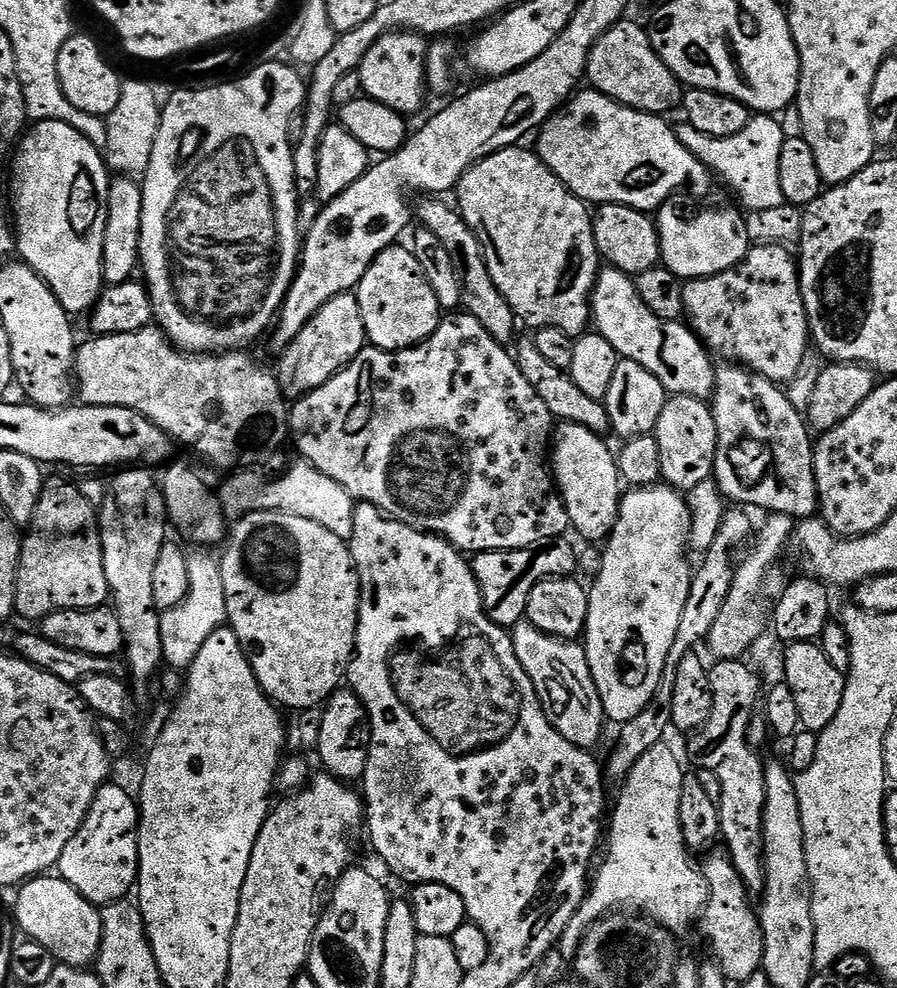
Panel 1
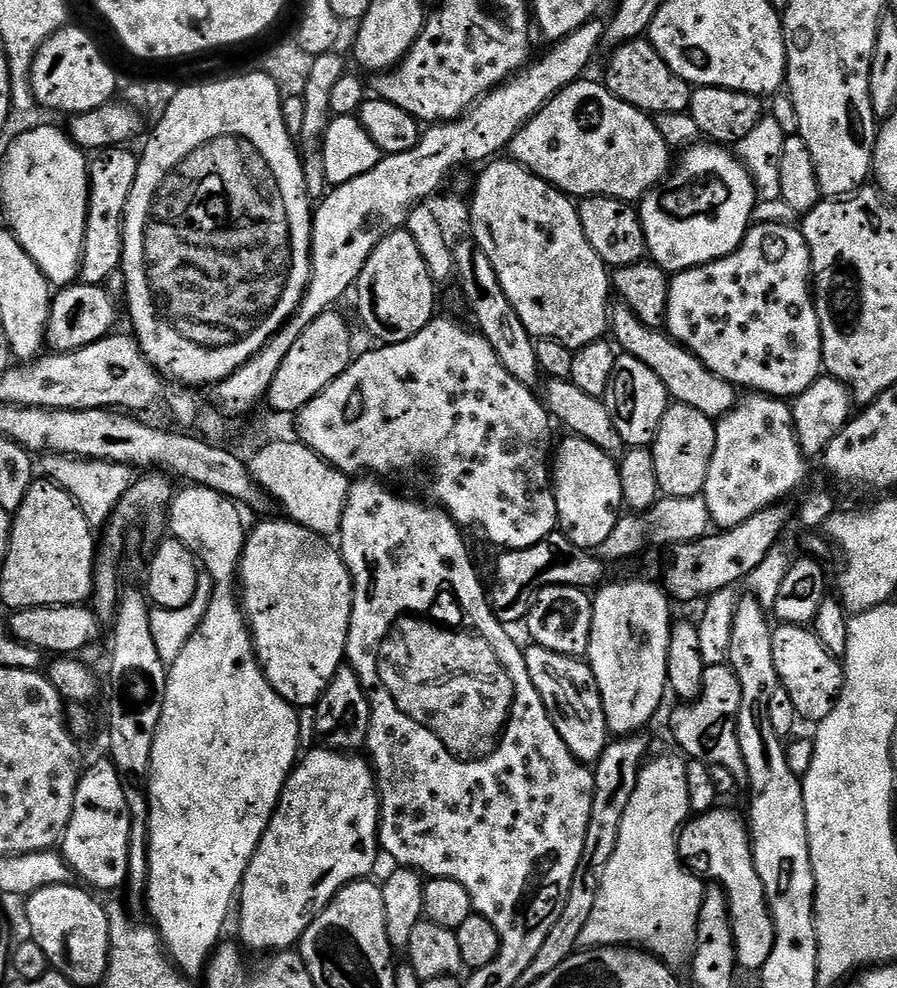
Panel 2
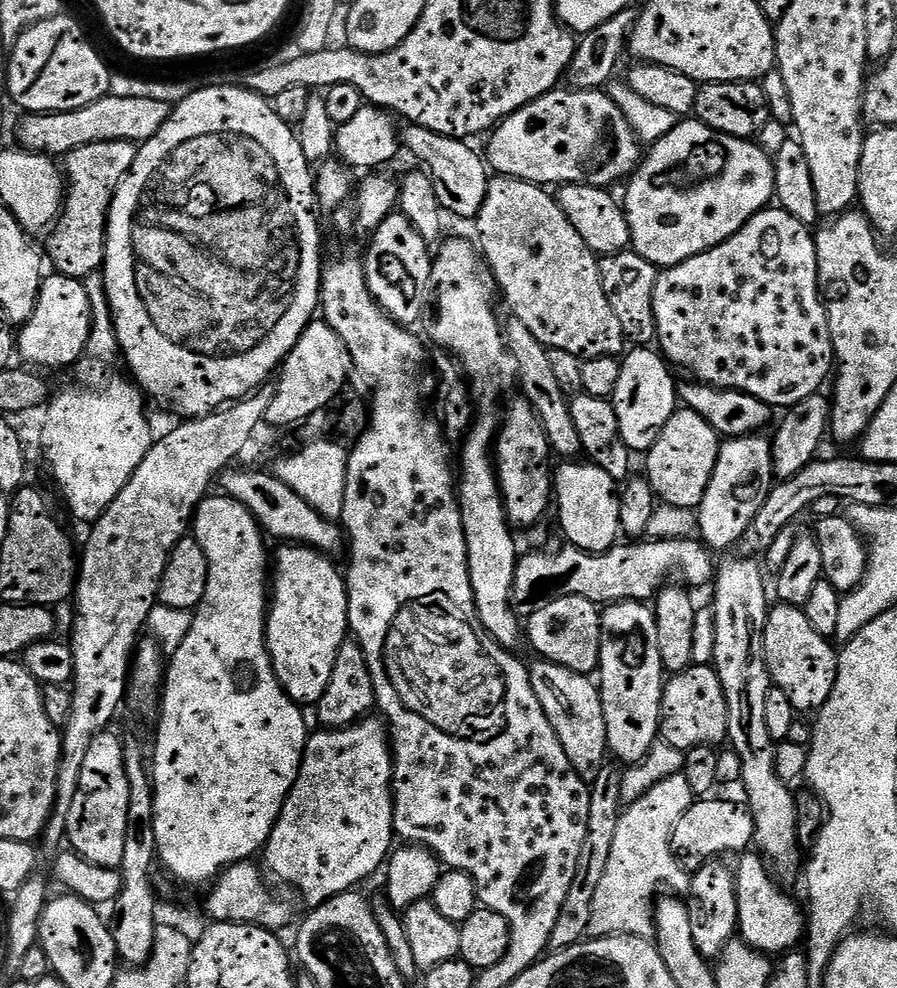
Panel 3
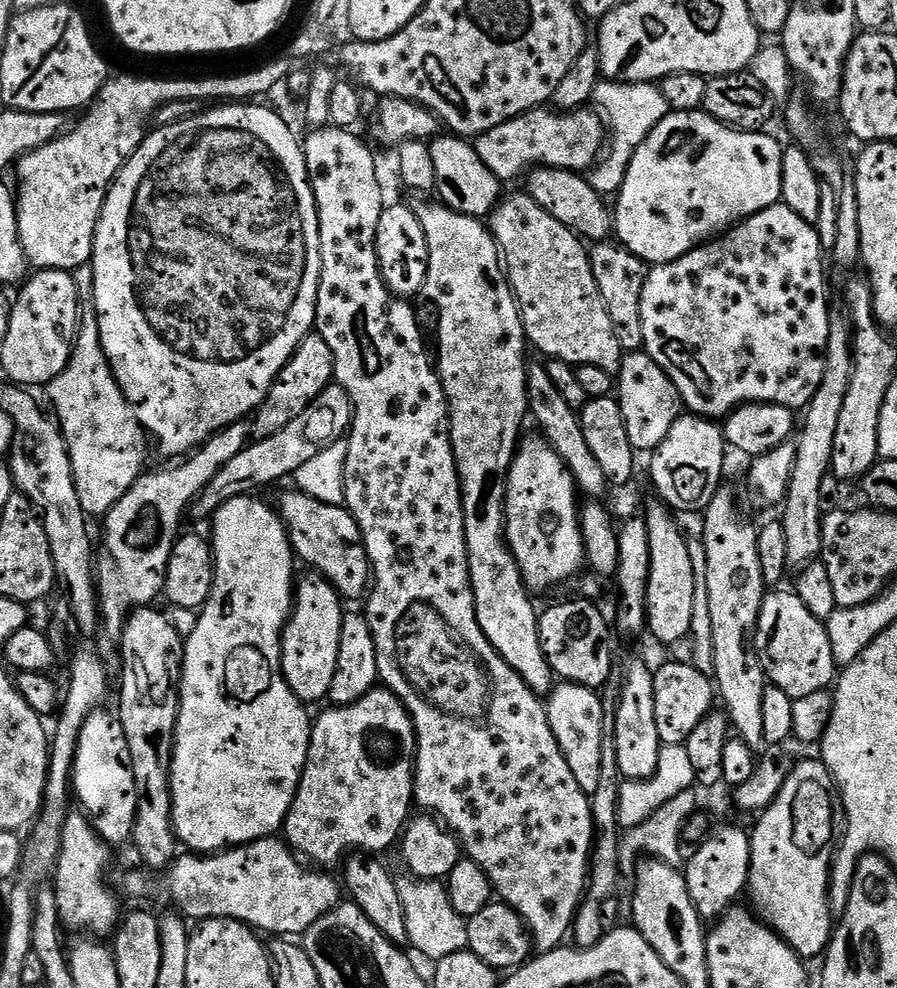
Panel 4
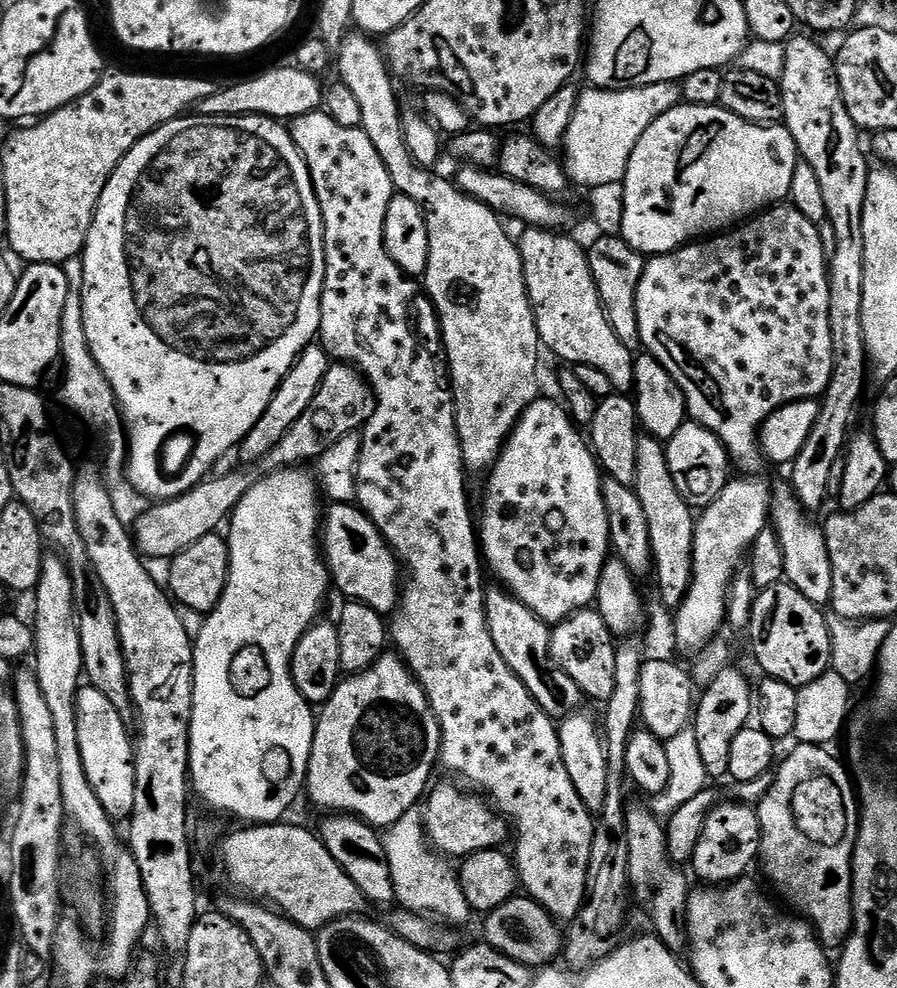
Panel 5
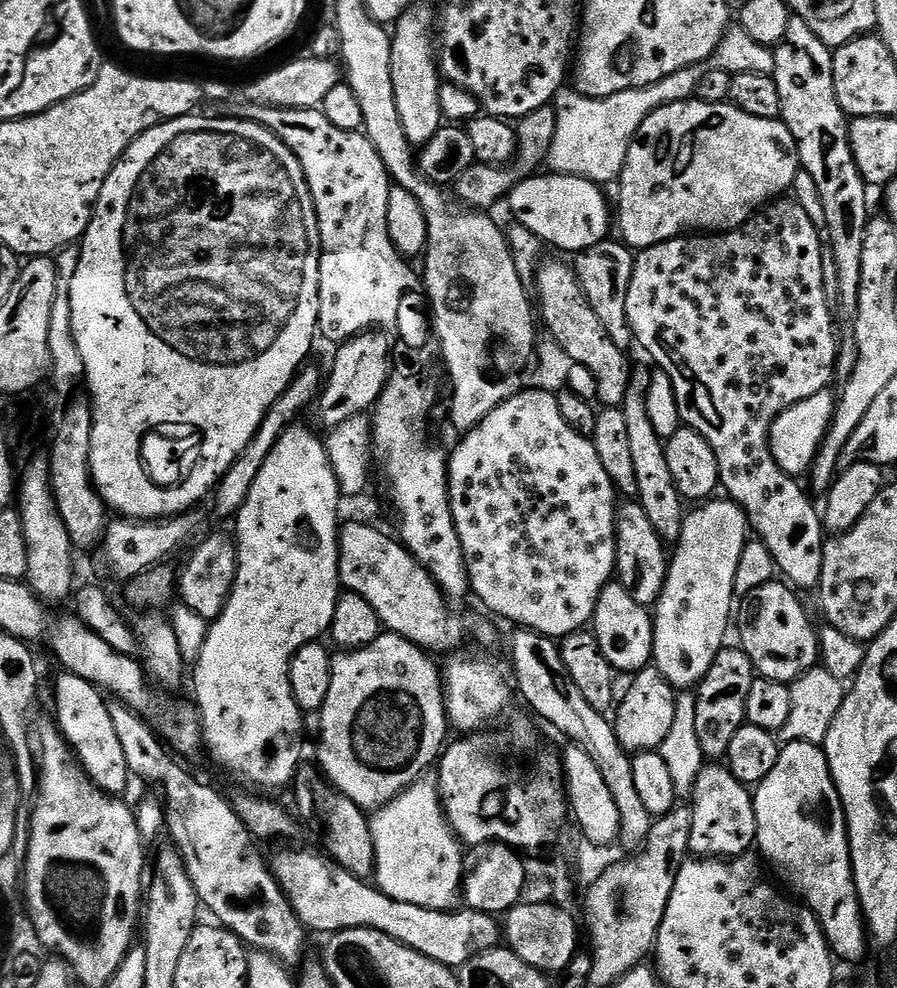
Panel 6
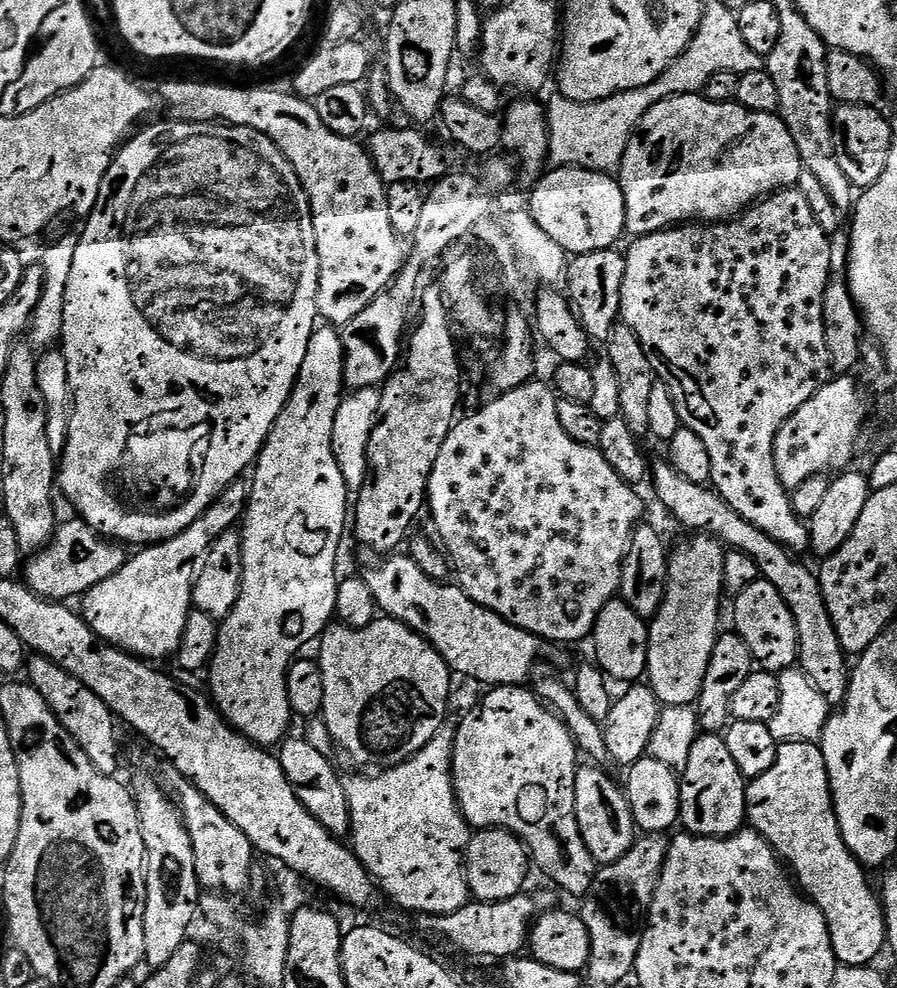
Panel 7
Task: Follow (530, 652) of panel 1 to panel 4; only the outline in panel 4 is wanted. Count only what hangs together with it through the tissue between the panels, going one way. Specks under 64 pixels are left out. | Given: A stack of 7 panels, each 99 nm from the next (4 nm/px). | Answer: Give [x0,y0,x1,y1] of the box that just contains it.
[546,682,604,793]

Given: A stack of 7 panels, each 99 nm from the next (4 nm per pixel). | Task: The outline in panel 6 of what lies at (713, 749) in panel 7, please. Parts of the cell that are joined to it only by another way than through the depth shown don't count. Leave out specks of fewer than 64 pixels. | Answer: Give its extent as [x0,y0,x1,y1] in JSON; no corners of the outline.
[688,762,756,860]

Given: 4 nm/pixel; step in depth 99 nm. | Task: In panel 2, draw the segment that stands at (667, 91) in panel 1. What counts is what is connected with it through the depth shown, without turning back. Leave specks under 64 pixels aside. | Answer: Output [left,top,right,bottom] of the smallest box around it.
[602,40,693,118]

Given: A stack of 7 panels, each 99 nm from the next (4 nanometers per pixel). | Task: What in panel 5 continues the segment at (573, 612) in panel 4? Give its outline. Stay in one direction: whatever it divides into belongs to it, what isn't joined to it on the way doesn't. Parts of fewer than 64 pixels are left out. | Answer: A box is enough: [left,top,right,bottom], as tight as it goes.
[550,606,617,702]

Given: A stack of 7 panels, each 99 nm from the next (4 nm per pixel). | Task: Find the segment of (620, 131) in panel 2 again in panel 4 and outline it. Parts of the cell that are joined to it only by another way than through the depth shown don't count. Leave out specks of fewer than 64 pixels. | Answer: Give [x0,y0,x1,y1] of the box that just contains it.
[475,106,606,182]

